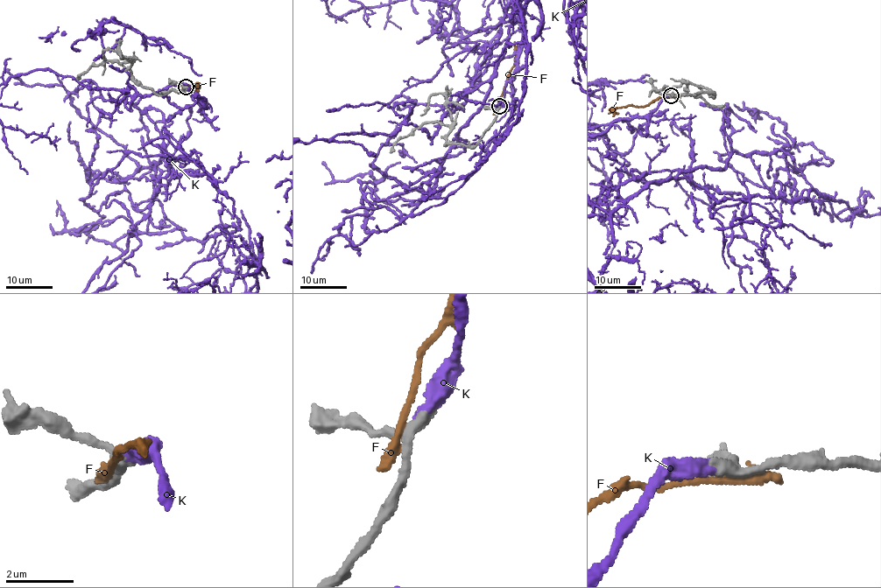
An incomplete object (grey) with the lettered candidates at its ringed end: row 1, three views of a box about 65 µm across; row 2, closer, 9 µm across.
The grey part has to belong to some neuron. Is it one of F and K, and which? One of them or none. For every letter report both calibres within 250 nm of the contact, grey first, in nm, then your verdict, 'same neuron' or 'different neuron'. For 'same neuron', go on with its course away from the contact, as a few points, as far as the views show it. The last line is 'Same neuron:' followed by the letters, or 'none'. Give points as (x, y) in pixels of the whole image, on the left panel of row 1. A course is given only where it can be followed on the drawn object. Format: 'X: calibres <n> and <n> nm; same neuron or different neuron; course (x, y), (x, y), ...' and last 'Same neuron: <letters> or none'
F: calibres 360 and 240 nm; different neuron
K: calibres 320 and 440 nm; same neuron
Same neuron: K

